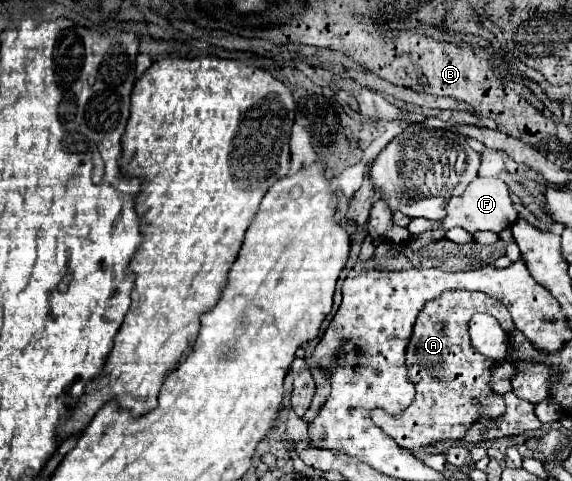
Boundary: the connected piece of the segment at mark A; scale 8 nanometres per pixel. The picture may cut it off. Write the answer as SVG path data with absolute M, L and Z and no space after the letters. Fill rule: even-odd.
M447 290L433 302L427 302L425 310L421 310L413 326L405 360L417 394L401 416L390 416L379 409L373 411L373 422L393 436L399 446L407 446L409 450L423 450L439 440L459 440L463 438L467 426L477 418L497 418L501 416L501 410L505 410L501 396L489 390L493 362L477 354L469 342L467 324L475 312L487 312L495 316L505 332L513 332L513 322L507 308L483 292ZM473 398L481 402L481 408L471 404Z

